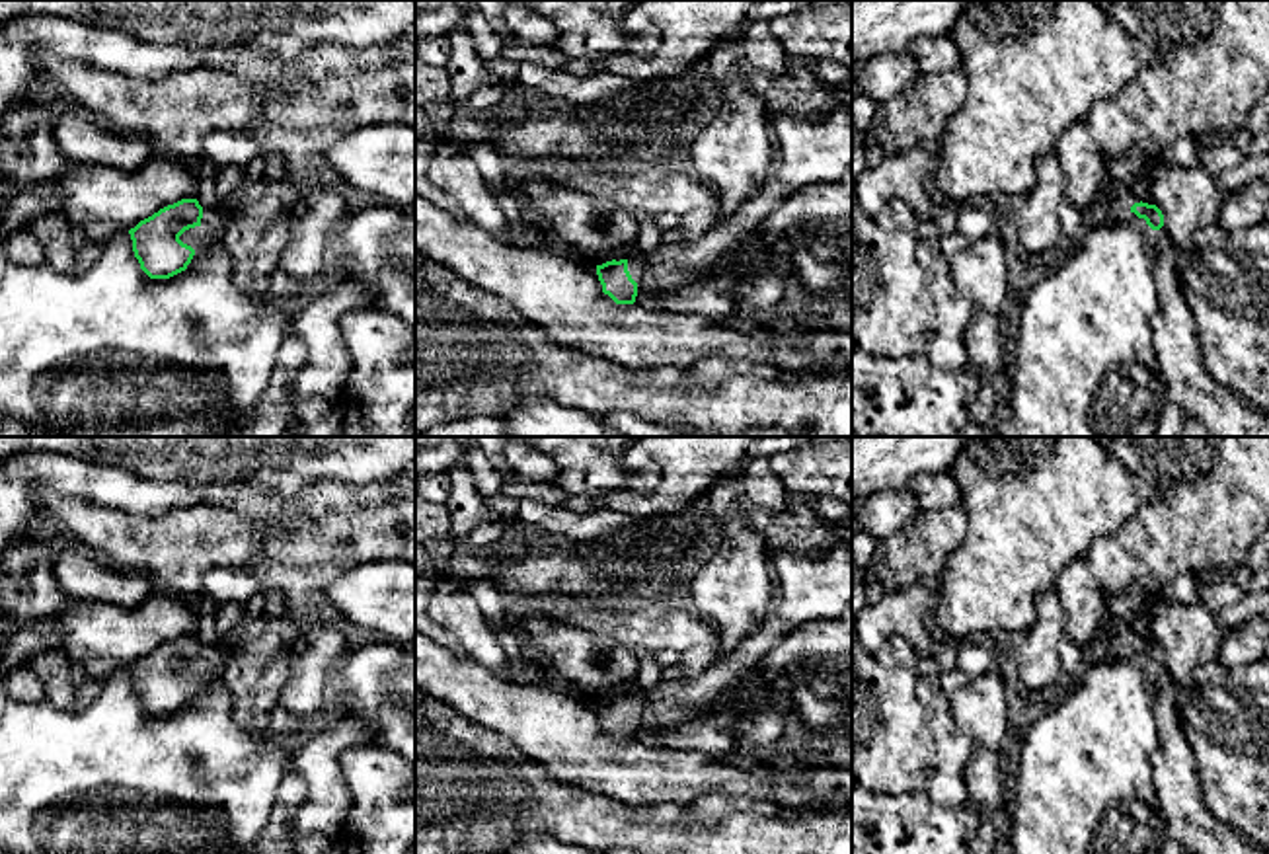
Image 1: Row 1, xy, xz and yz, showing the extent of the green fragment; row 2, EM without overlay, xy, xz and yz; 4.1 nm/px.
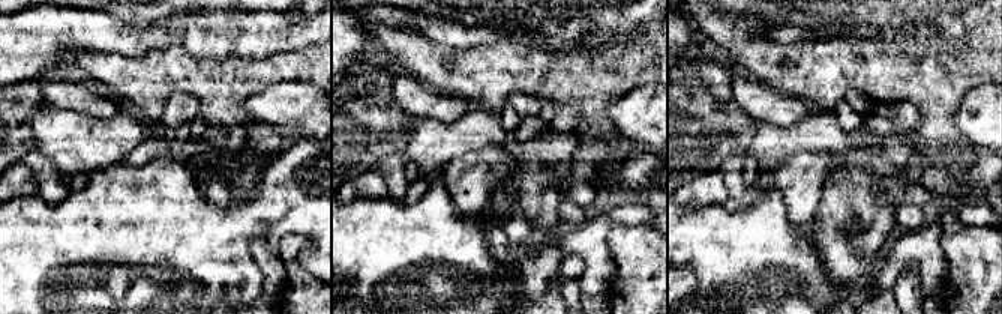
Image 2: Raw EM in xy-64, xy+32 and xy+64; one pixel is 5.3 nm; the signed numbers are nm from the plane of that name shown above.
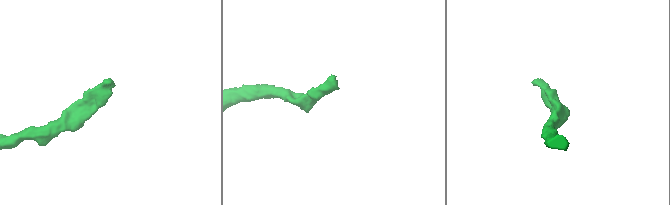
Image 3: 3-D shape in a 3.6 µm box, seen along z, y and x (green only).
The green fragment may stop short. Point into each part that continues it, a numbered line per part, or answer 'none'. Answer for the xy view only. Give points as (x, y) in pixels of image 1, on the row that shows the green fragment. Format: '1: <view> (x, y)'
1: xy (215, 221)

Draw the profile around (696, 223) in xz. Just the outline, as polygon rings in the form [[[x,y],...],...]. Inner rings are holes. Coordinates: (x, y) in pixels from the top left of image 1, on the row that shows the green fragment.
[[[719,201],[713,207],[696,209],[680,216],[678,232],[682,242],[694,242],[723,218]]]

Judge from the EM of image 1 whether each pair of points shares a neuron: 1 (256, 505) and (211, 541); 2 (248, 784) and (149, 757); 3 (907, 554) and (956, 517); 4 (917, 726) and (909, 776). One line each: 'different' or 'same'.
1: different
2: same
3: same
4: same

